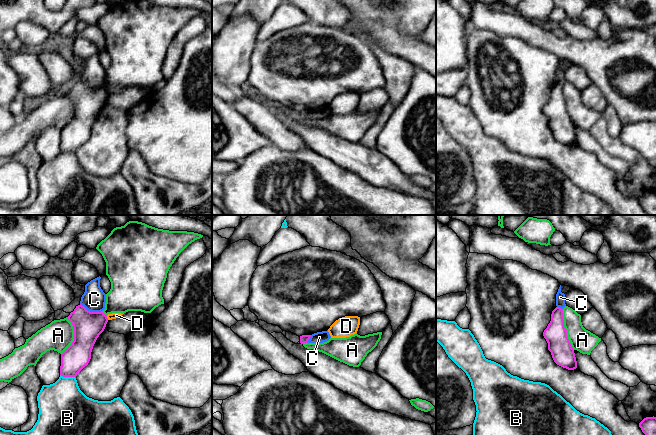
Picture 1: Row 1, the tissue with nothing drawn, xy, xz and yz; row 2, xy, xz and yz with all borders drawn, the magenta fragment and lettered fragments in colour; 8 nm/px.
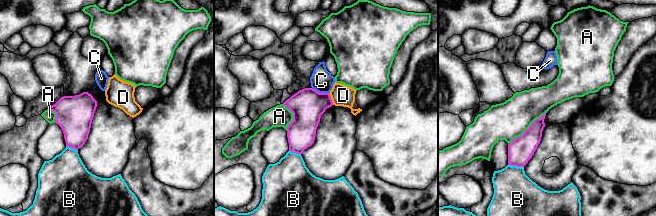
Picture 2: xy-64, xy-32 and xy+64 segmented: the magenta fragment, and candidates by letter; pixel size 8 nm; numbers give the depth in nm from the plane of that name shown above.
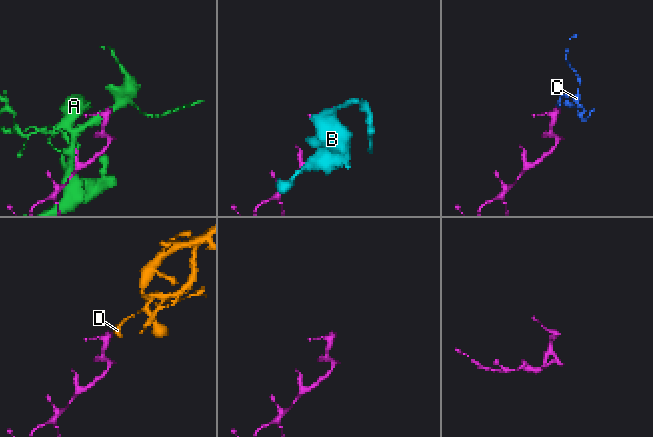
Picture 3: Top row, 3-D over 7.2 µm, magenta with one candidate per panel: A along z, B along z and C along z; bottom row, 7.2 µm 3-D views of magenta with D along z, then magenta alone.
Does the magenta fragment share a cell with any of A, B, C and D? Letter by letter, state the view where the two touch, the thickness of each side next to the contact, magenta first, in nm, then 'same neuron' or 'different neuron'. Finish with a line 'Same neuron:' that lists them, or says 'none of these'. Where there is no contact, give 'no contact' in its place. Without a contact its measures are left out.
A: meets magenta in yz; 180 nm thick on the magenta side, 190 nm on the other; different neuron
B: meets magenta in xy; 200 nm thick on the magenta side, 380 nm on the other; different neuron
C: meets magenta in xy; 220 nm thick on the magenta side, 190 nm on the other; different neuron
D: meets magenta in xy; 220 nm thick on the magenta side, 50 nm on the other; different neuron
Same neuron: none of these

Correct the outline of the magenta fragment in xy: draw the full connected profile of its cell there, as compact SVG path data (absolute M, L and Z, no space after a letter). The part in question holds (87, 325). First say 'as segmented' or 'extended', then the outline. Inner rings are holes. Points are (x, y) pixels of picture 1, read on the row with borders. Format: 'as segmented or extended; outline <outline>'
as segmented; outline M81 304L67 317L74 328L74 341L61 354L60 375L75 377L88 365L93 346L108 322L101 312L90 312Z

